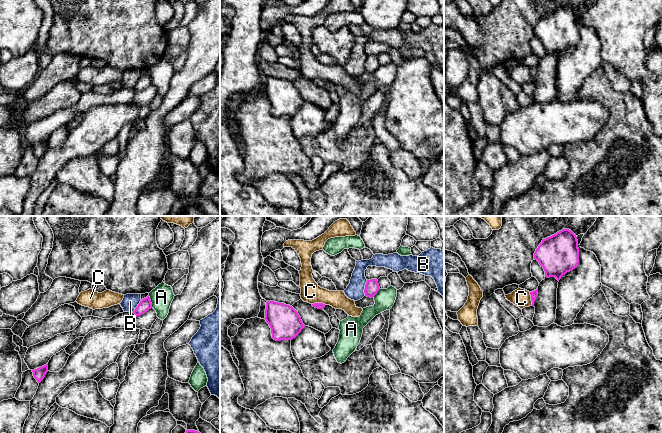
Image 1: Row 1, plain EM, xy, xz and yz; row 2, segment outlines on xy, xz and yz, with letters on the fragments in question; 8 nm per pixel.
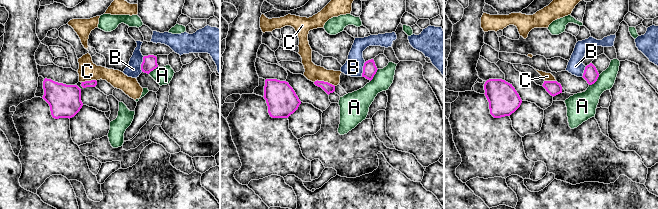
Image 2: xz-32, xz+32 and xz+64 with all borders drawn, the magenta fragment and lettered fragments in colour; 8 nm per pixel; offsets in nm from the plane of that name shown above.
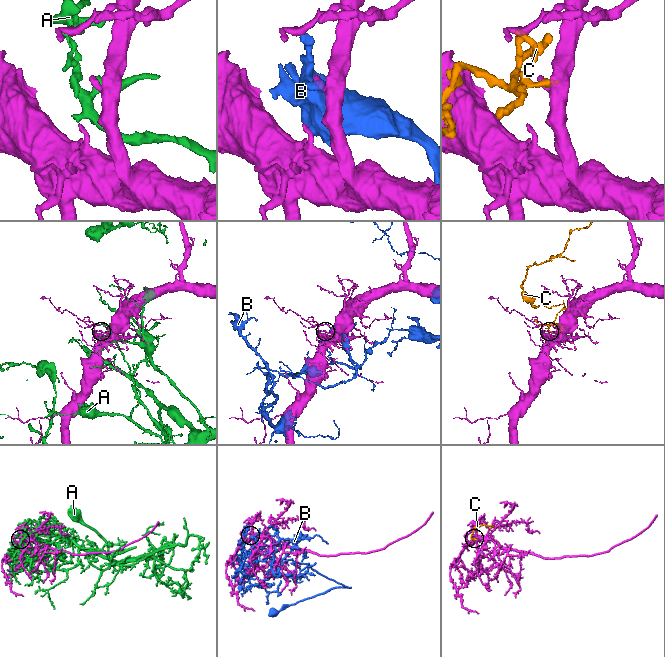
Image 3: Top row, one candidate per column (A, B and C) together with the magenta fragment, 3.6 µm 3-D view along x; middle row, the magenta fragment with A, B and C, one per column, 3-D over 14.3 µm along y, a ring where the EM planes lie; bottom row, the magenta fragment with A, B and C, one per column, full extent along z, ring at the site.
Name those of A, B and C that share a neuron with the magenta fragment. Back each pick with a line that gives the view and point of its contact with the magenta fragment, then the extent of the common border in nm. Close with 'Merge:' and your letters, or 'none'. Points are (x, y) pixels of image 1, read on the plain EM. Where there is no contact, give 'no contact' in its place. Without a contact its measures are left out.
Merge: none

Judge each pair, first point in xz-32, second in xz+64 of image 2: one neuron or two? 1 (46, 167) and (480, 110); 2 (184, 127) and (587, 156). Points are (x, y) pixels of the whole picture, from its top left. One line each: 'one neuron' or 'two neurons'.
1: one neuron
2: two neurons

